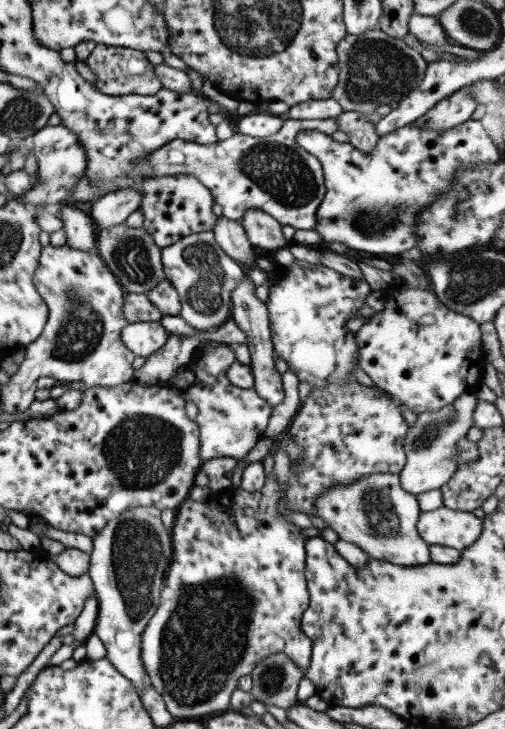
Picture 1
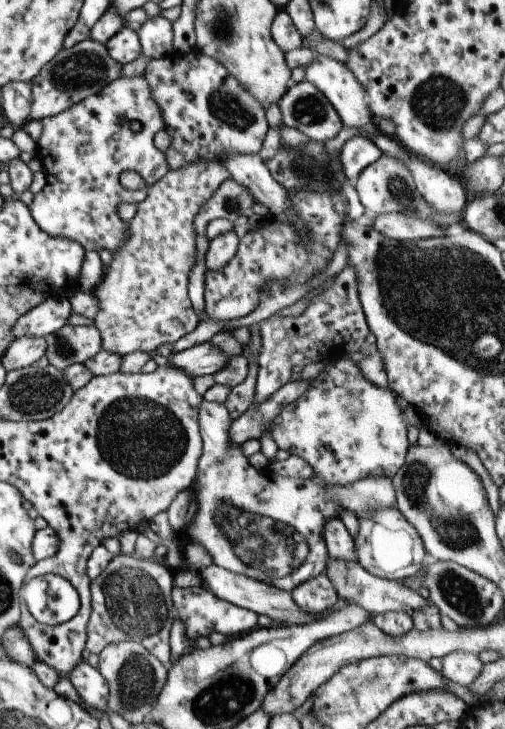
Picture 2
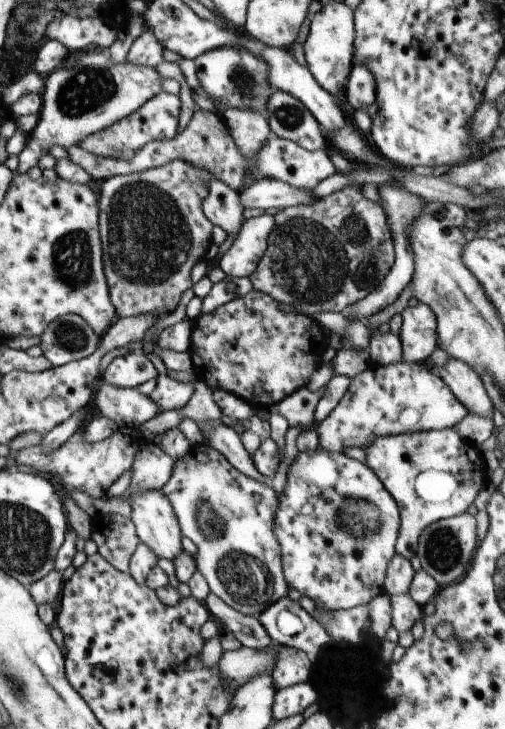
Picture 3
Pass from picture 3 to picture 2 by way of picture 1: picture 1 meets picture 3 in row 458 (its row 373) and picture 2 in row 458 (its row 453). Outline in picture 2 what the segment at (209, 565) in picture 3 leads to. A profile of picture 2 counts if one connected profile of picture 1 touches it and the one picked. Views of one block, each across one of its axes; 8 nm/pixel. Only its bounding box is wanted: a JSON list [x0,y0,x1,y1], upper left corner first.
[184,399,396,592]

